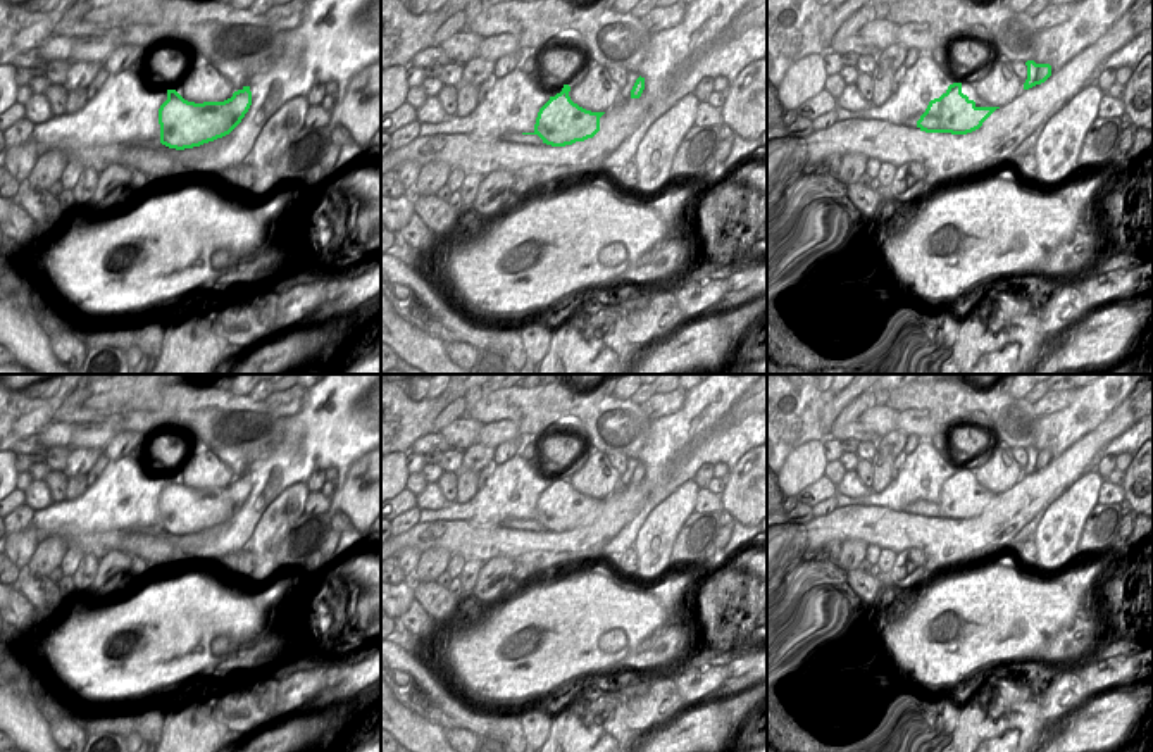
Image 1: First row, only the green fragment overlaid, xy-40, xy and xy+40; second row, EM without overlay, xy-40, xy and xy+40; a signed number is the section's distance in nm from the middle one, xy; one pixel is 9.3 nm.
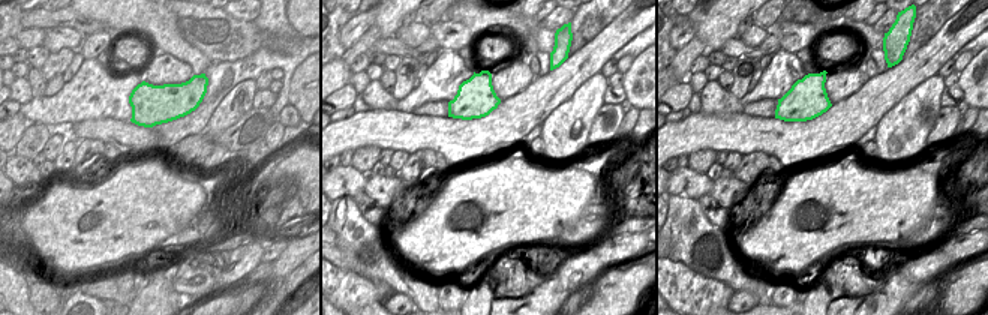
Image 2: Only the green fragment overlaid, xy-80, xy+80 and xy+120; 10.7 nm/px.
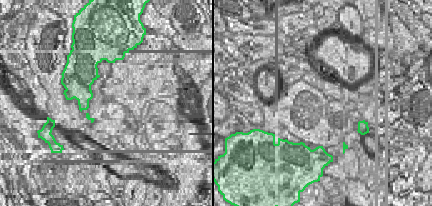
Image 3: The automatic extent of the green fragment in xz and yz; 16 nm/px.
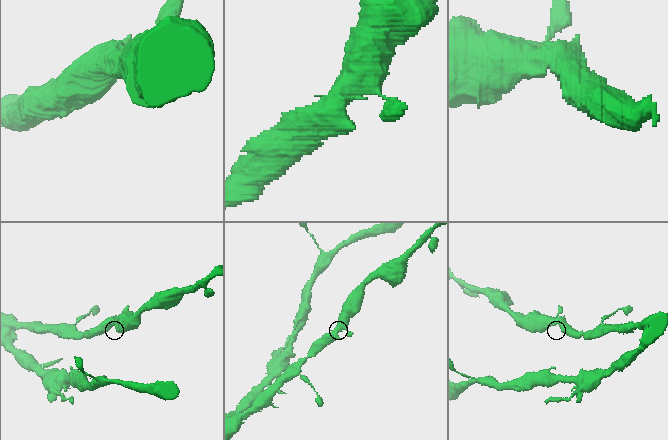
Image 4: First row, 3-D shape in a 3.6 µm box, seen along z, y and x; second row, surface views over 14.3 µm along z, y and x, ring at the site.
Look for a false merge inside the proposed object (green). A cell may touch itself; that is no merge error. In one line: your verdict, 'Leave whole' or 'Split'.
Leave whole

